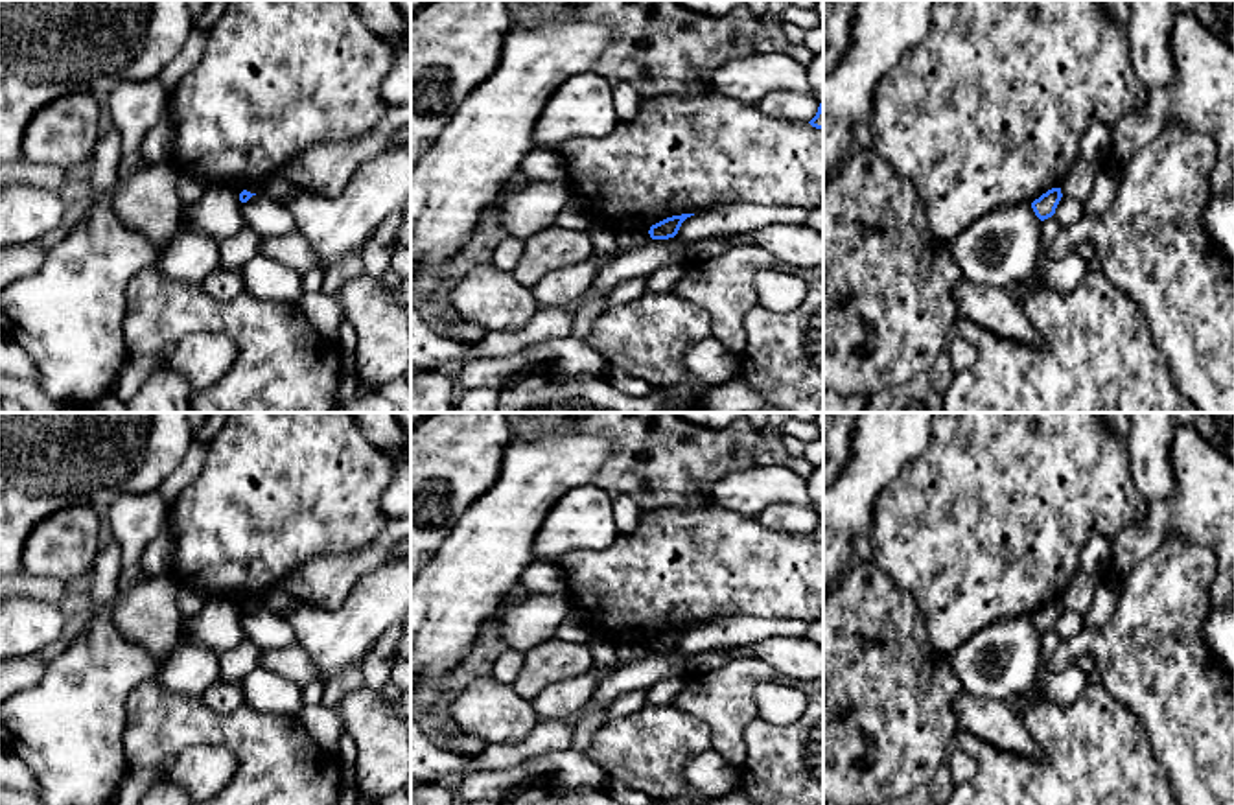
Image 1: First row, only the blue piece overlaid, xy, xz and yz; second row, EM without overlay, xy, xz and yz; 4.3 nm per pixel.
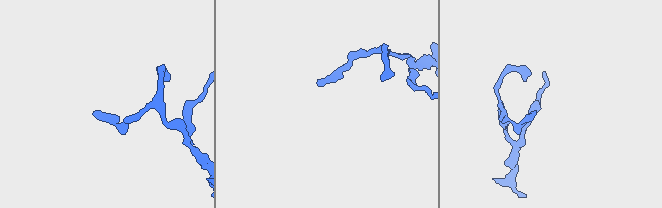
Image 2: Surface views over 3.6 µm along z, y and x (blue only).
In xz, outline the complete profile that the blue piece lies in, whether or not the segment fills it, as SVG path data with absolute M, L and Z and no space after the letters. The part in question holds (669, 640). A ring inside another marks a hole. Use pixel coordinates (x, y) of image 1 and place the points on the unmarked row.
M681 626L667 630L656 637L650 639L648 647L652 652L669 652L674 650L681 639L681 636L694 626Z

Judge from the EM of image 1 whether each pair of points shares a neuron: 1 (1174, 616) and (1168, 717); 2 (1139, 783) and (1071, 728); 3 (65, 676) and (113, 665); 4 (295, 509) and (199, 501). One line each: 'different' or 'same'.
1: same
2: same
3: same
4: same

